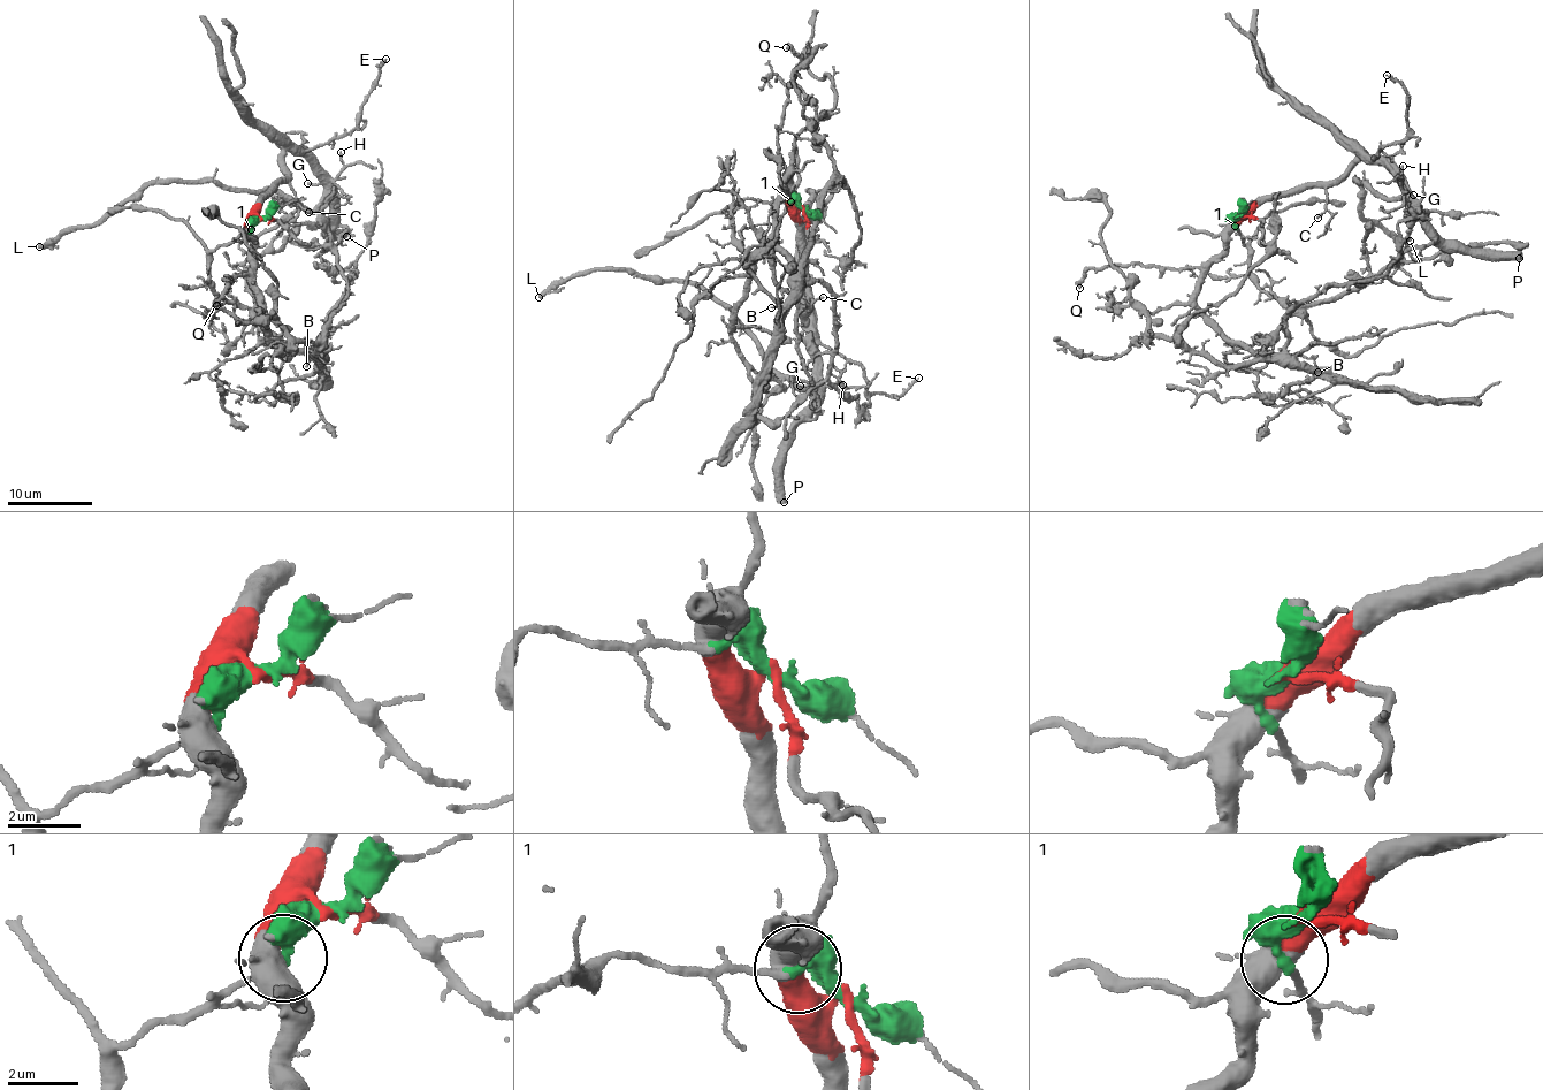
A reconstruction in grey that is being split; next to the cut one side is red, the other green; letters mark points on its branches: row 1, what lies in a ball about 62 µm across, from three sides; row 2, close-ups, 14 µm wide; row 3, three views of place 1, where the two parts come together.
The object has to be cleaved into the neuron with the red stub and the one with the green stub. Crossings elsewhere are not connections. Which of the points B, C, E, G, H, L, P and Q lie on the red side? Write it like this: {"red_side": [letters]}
{"red_side": ["B", "C", "E", "G", "H", "L", "P", "Q"]}

